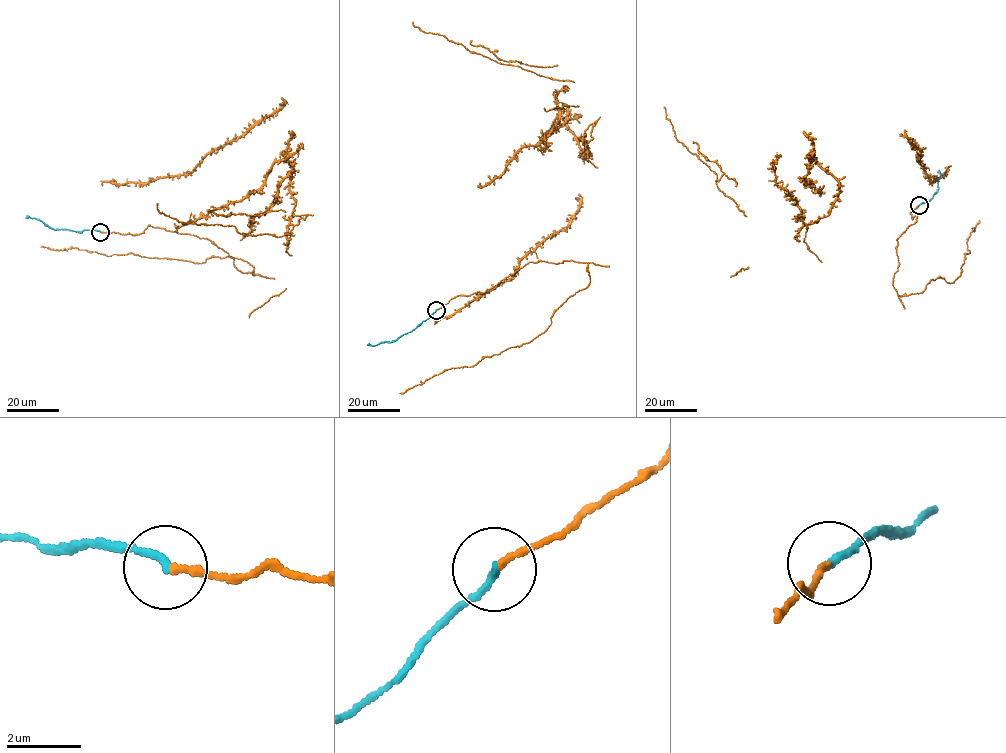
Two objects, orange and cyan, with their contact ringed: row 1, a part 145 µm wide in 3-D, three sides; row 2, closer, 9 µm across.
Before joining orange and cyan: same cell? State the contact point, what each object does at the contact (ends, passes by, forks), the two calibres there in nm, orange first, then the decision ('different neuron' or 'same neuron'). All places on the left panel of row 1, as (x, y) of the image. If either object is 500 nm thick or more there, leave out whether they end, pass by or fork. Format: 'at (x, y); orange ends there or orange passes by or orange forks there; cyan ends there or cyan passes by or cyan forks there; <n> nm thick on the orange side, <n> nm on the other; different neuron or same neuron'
at (100, 232); orange ends there; cyan ends there; 190 nm thick on the orange side, 200 nm on the other; same neuron

